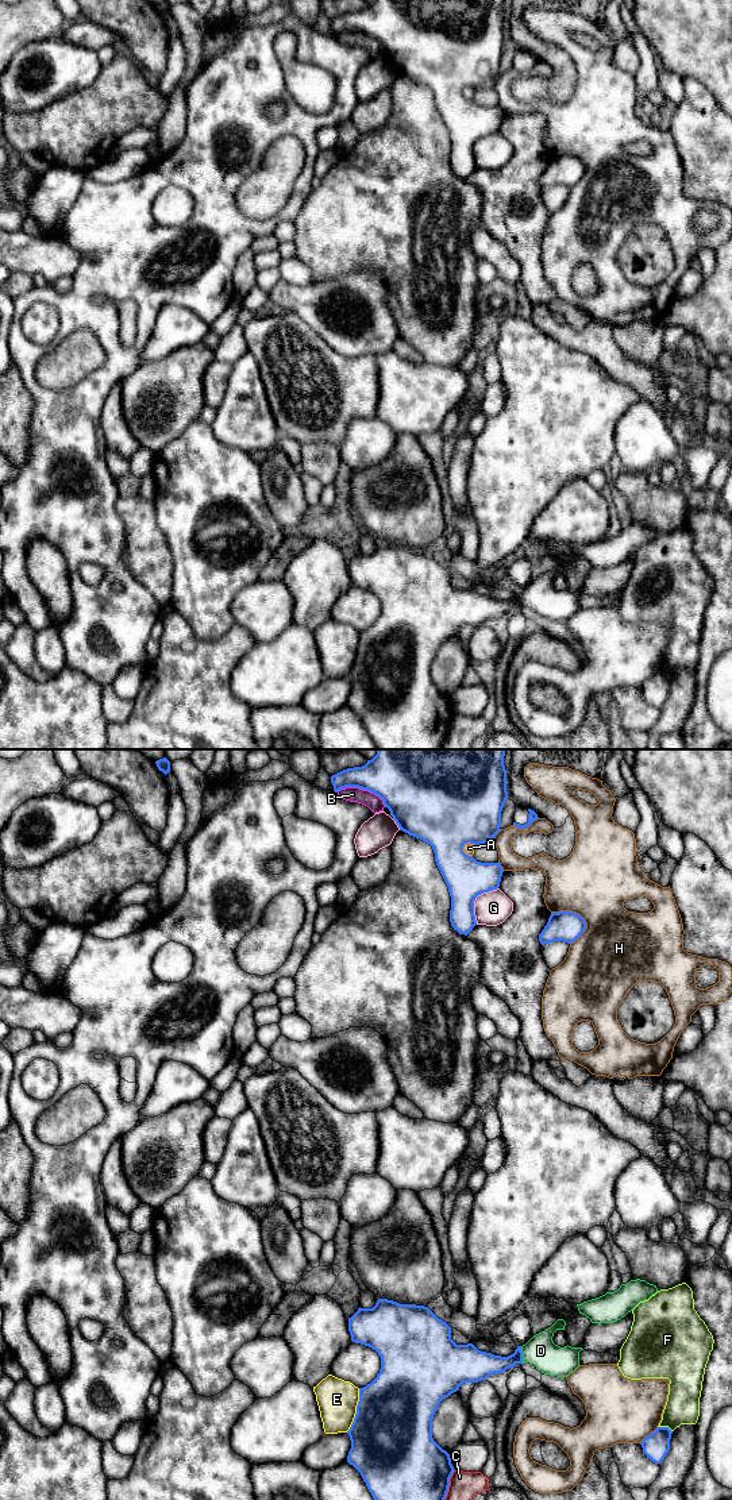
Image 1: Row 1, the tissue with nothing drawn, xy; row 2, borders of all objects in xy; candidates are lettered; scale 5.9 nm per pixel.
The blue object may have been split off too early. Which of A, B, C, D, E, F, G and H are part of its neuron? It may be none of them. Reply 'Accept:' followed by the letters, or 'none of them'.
Accept: D

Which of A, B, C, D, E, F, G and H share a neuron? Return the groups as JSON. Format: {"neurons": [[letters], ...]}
{"neurons": [["A"], ["B"], ["C"], ["D"], ["E"], ["F"], ["G"], ["H"]]}

